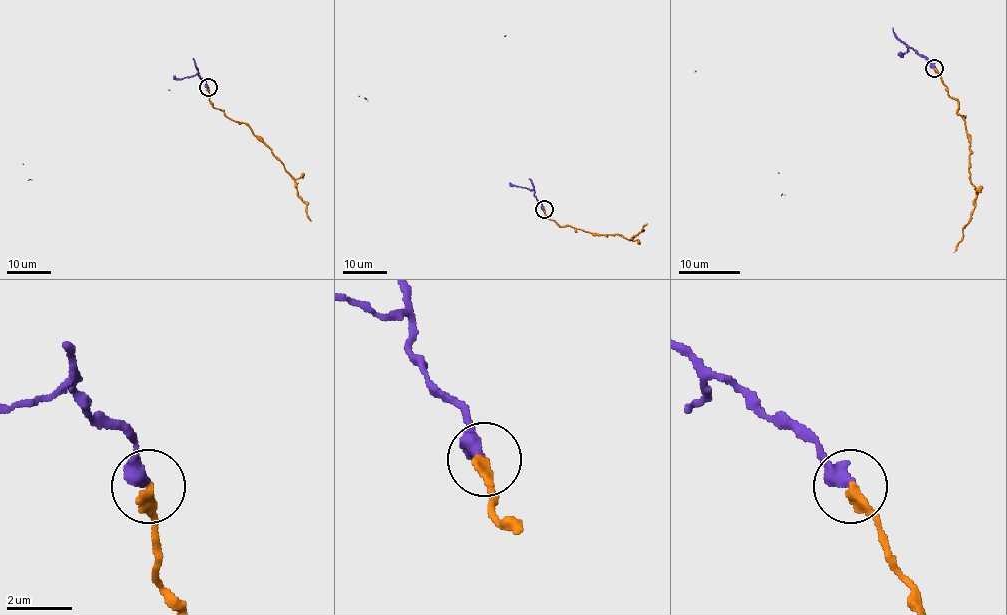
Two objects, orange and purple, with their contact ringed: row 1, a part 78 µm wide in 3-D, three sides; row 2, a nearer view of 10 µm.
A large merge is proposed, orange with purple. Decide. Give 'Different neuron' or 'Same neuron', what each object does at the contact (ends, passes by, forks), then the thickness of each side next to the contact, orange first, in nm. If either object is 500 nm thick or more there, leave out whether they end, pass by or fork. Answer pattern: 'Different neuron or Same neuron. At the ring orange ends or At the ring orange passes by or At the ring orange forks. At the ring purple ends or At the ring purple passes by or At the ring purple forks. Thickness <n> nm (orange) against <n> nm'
Different neuron. At the ring orange ends. At the ring purple ends. Thickness 340 nm (orange) against 440 nm

